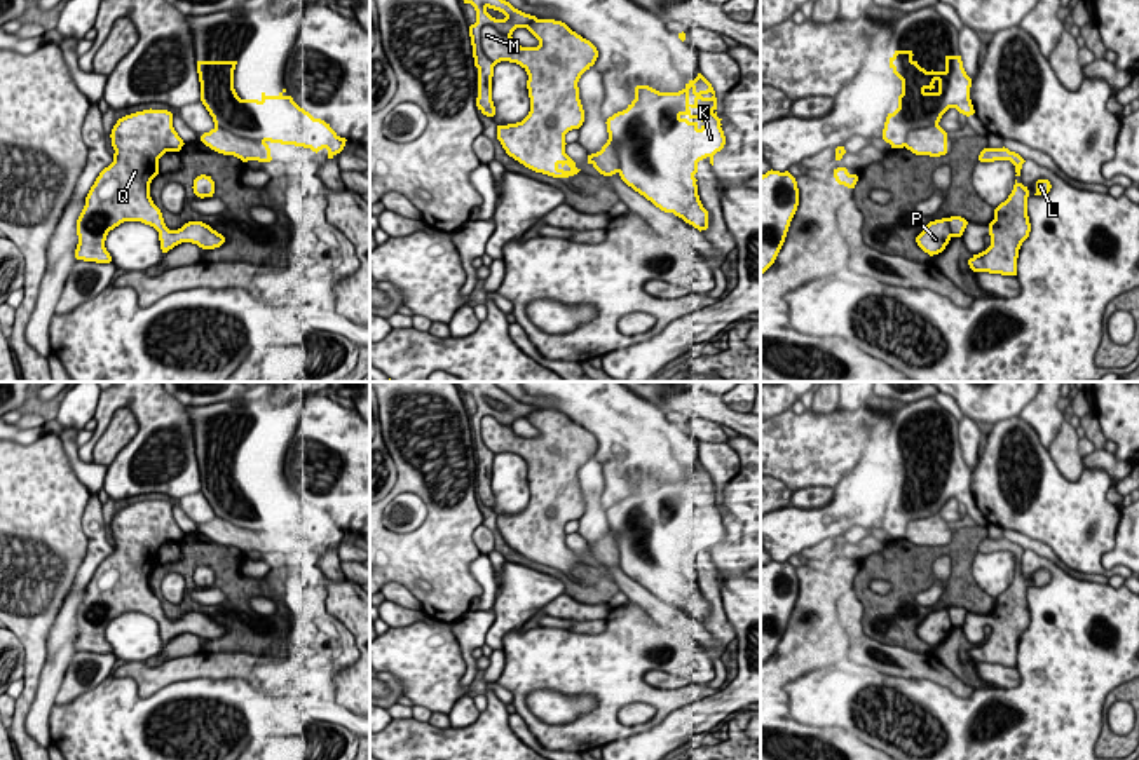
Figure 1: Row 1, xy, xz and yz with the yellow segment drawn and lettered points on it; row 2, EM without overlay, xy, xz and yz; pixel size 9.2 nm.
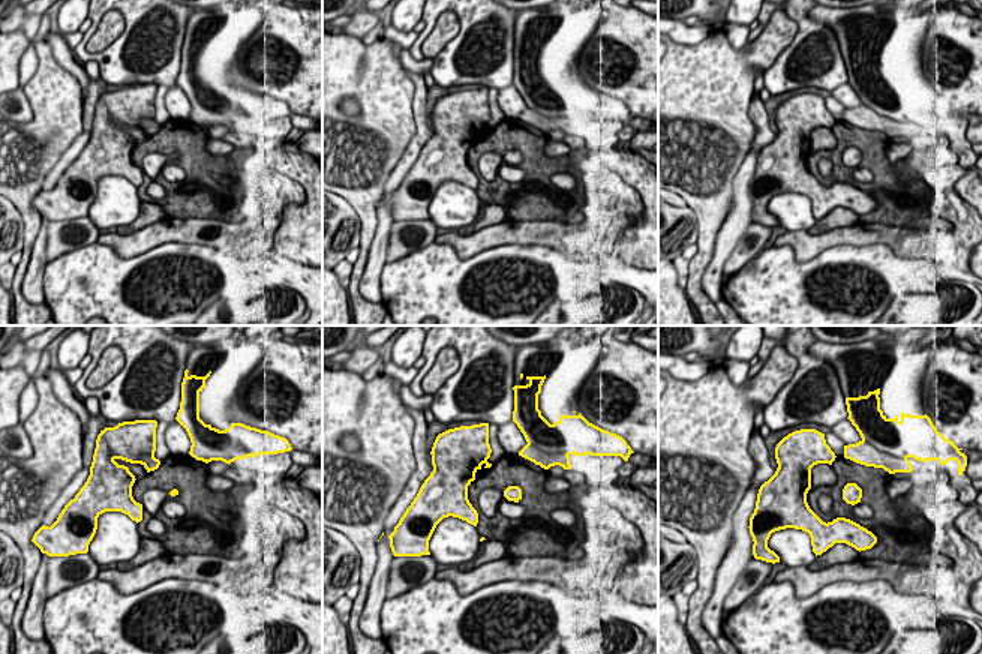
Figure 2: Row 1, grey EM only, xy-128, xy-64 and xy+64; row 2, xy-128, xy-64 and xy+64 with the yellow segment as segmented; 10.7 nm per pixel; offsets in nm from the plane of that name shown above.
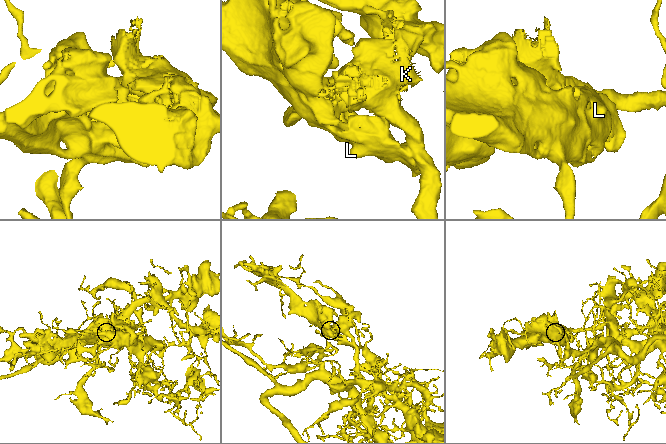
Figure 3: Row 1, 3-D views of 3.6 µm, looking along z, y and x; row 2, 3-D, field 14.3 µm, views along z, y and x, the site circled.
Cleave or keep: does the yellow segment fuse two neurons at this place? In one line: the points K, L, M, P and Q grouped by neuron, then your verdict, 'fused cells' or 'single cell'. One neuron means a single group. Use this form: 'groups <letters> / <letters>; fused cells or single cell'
groups K / L M P Q; fused cells

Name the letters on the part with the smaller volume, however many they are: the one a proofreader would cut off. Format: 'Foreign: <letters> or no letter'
Foreign: L, M, P, Q

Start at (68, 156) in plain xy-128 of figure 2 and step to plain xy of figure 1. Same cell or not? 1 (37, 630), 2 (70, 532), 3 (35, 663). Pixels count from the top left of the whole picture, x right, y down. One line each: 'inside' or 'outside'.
1: outside
2: outside
3: outside

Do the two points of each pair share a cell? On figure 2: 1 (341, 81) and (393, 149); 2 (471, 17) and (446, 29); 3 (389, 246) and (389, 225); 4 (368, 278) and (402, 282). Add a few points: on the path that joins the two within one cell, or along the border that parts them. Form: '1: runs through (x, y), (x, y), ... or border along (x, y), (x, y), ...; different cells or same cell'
1: runs through (360, 90), (393, 123), (393, 129); same cell
2: border along (458, 15), (459, 32), (440, 53); different cells
3: runs through (389, 242), (389, 230); same cell
4: border along (405, 255), (384, 266), (381, 273), (381, 302); different cells

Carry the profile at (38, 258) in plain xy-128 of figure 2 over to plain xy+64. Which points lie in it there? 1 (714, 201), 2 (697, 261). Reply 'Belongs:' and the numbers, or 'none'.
Belongs: none

